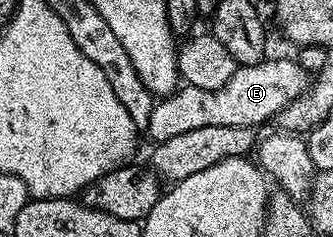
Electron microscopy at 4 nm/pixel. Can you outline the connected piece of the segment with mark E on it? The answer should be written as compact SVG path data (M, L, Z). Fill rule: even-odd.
M291 57L259 62L256 66L237 66L230 80L217 90L207 90L187 84L176 93L161 97L153 105L148 121L147 137L159 144L170 136L194 132L194 128L210 128L212 124L259 127L259 122L275 119L282 108L296 98L302 98L310 89L310 76Z

